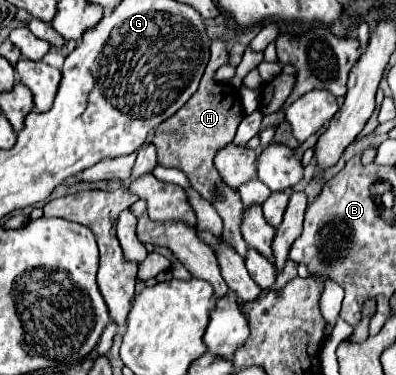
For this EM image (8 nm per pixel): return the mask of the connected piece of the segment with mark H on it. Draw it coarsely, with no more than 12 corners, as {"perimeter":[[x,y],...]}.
{"perimeter":[[213,40],[197,94],[157,126],[157,162],[183,170],[245,258],[241,196],[213,166],[243,118],[239,90],[213,82]]}

